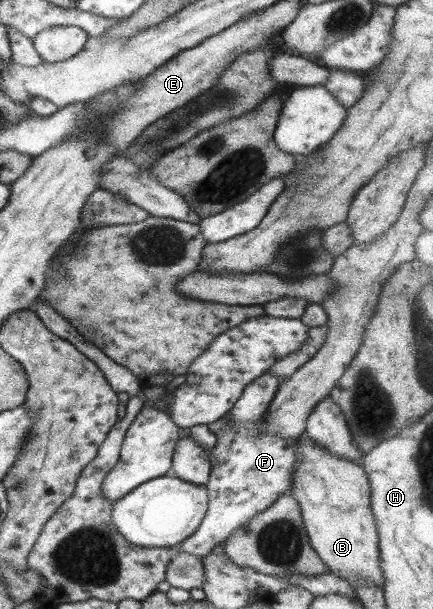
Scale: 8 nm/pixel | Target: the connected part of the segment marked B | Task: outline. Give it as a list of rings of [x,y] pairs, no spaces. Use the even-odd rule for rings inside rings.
[[[301,434],[296,440],[295,465],[291,473],[291,491],[300,509],[303,527],[309,543],[319,559],[335,576],[351,582],[369,582],[380,588],[383,576],[379,569],[378,536],[374,517],[370,508],[370,489],[365,471],[360,463],[345,461],[345,458],[333,455],[321,449],[307,434]]]

